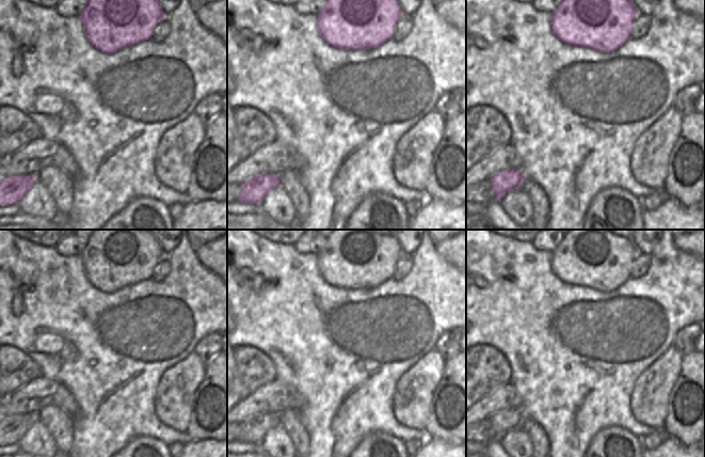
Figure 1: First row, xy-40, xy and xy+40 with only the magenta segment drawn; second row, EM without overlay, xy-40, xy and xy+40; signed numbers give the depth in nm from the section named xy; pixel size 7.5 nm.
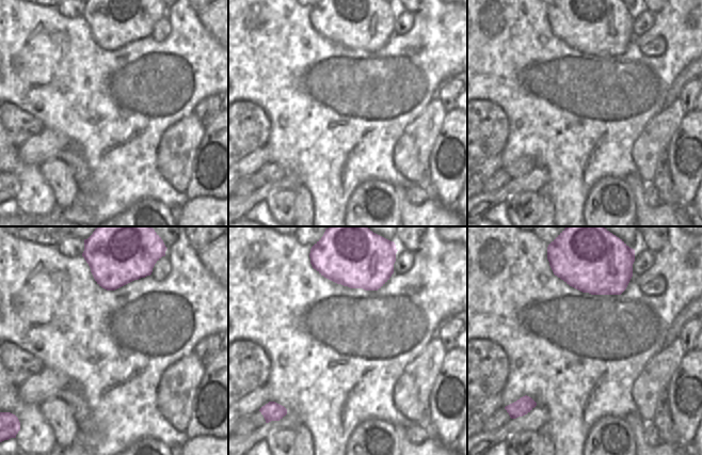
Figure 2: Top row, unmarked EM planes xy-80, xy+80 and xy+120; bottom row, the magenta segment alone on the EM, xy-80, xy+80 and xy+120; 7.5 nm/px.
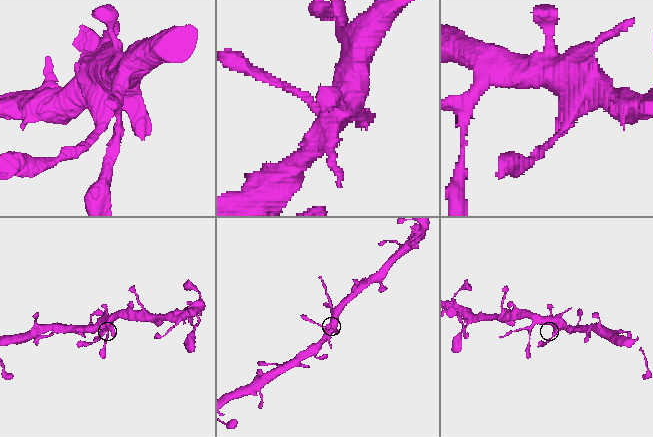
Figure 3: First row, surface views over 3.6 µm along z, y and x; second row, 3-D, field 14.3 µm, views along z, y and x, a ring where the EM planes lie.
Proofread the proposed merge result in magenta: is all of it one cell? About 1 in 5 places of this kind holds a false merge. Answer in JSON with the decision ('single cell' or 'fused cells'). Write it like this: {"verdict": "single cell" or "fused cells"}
{"verdict": "single cell"}

